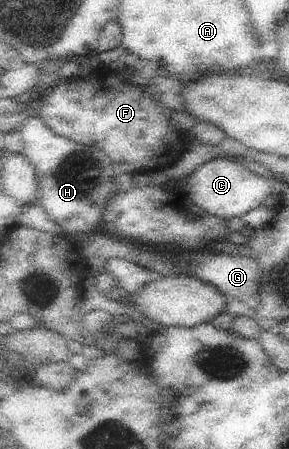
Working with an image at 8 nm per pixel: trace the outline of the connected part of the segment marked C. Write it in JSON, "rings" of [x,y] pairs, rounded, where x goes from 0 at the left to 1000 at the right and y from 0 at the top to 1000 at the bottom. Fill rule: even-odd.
{"rings":[[[789,350],[740,352],[675,381],[651,399],[651,439],[664,452],[716,474],[799,492],[820,483],[848,483],[855,474],[900,461],[920,439],[938,437],[945,412],[855,372]]]}

